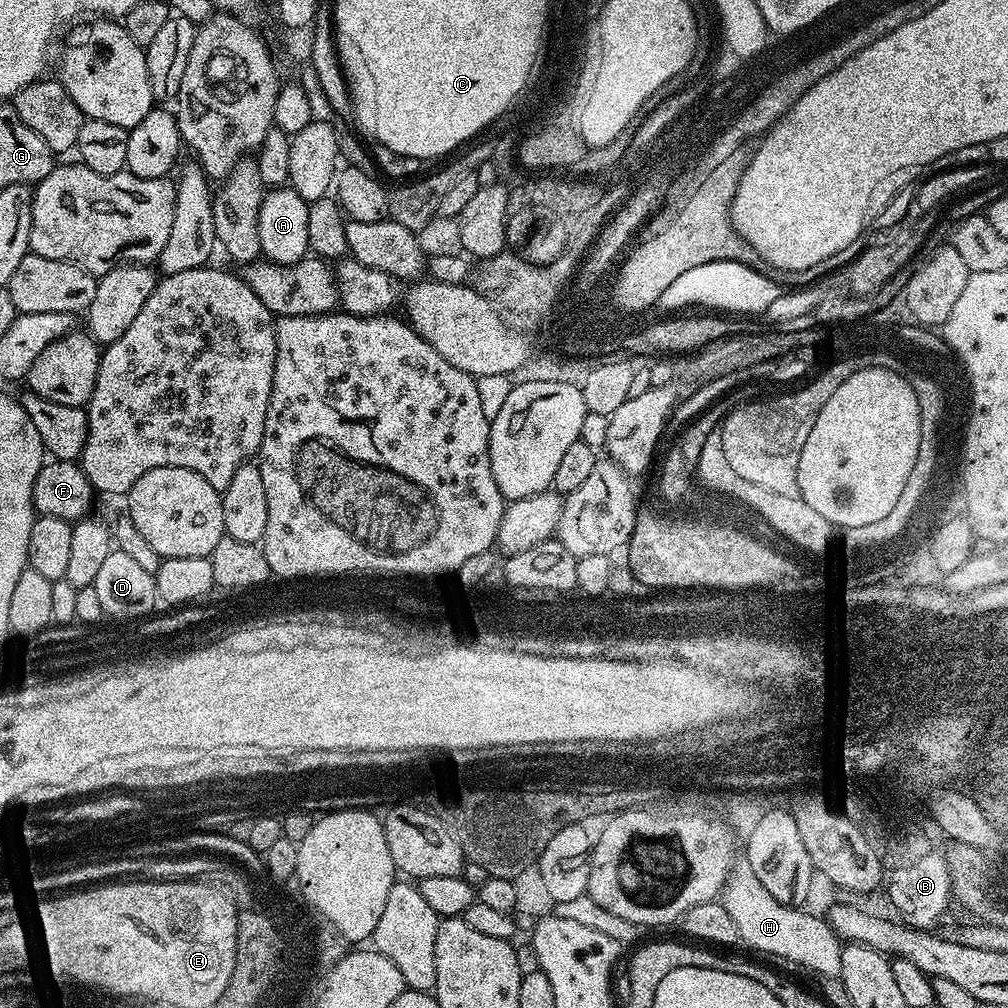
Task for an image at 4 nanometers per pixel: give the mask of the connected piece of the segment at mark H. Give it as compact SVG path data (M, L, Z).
M740 862L732 869L722 893L722 903L726 914L734 918L738 926L740 940L748 943L756 952L769 952L780 960L801 964L821 978L836 978L841 975L842 941L828 924L827 919L811 916L803 907L783 904L758 882L754 870L747 863Z

